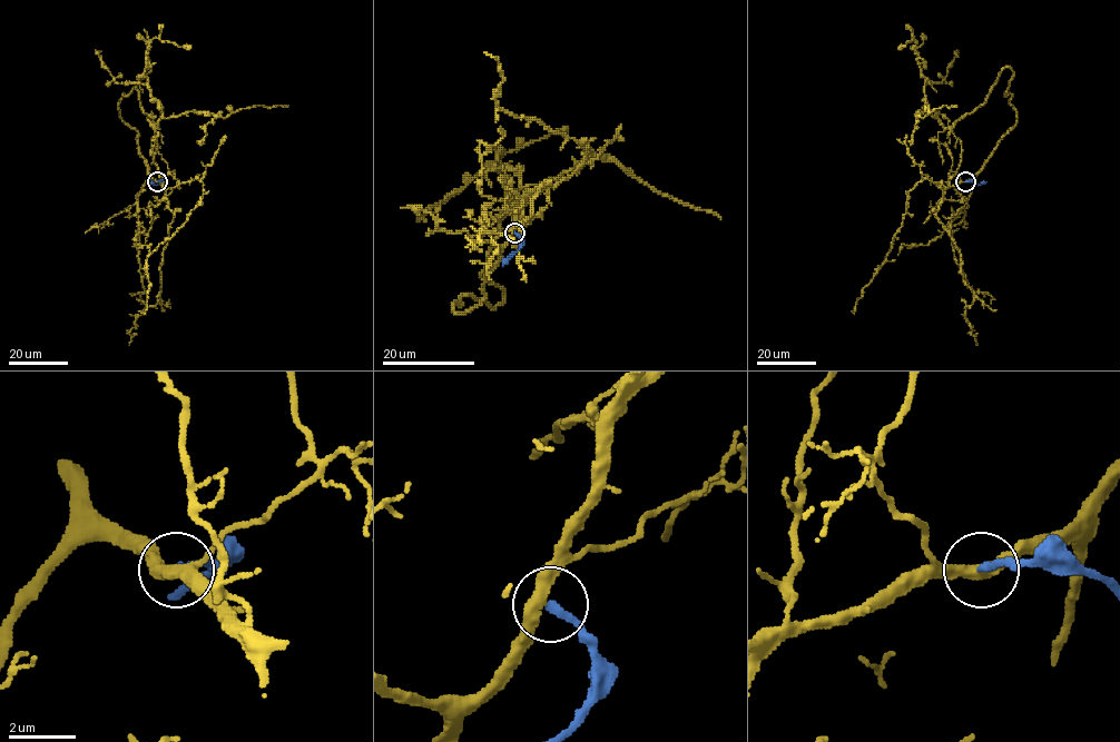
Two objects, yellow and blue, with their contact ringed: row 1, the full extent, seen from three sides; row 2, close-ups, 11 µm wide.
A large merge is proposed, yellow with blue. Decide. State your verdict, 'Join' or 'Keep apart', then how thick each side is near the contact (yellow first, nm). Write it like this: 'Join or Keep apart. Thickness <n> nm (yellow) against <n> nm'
Keep apart. Thickness 380 nm (yellow) against 240 nm

